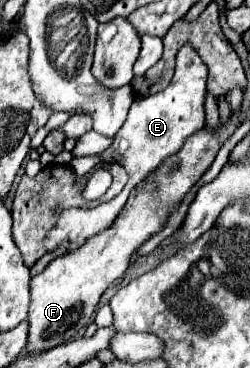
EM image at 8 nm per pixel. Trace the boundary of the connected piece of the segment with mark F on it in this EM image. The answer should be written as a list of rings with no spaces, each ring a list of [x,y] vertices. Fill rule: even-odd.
[[[207,129],[191,135],[179,153],[175,153],[163,167],[157,169],[153,181],[135,189],[117,217],[111,229],[91,237],[83,247],[75,247],[63,257],[55,257],[43,273],[31,279],[31,303],[29,303],[29,337],[27,351],[43,351],[67,343],[81,327],[89,323],[99,297],[103,291],[119,279],[129,267],[131,255],[147,241],[151,235],[159,233],[169,215],[177,211],[185,193],[201,179],[201,175],[211,167],[217,151],[221,149],[219,135]],[[171,161],[177,163],[177,169],[171,169]]]

